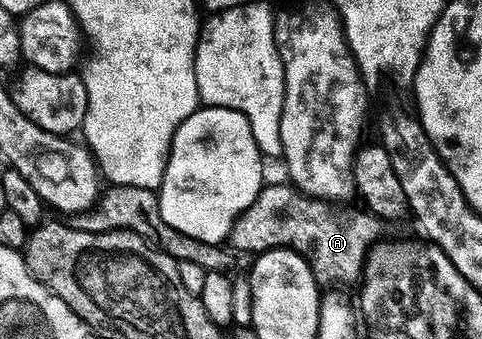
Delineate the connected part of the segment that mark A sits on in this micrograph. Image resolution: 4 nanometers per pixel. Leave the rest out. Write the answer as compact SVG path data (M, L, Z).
M293 184L285 185L263 185L256 200L232 224L229 245L249 256L260 255L265 250L295 250L312 268L319 287L342 288L338 286L350 286L353 282L355 285L361 279L371 246L383 237L383 219L365 208L341 214L333 201L304 194Z

